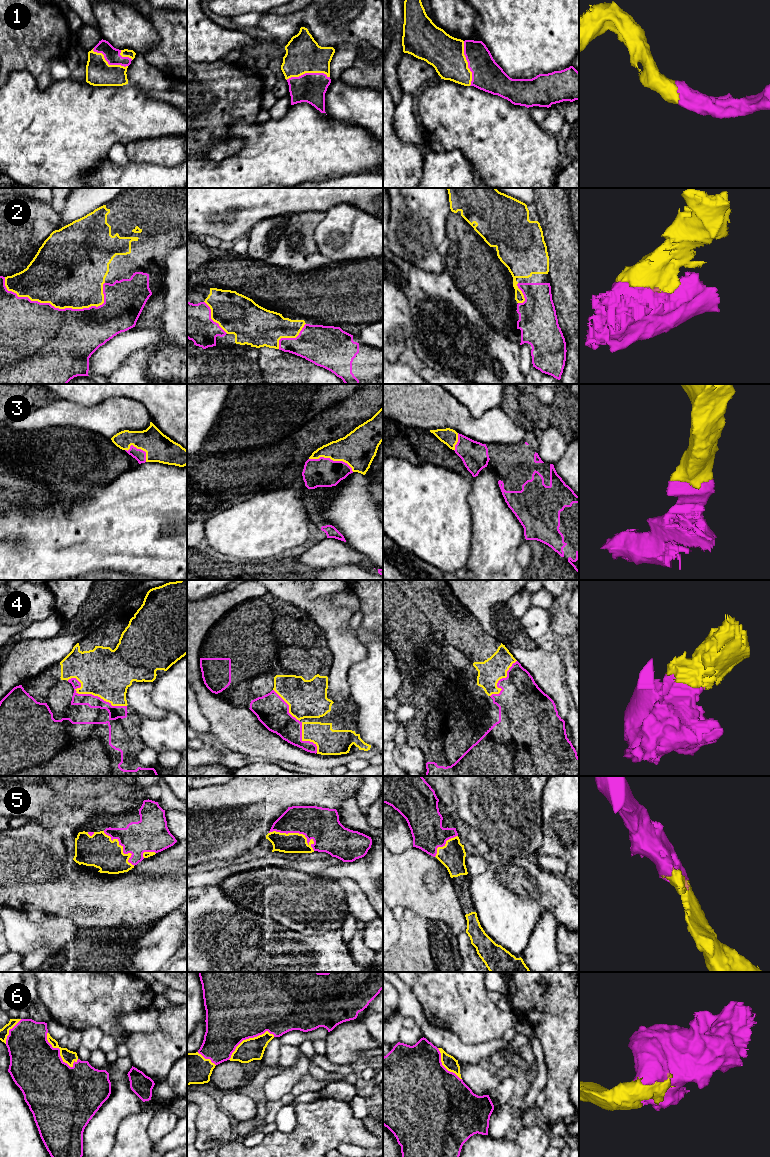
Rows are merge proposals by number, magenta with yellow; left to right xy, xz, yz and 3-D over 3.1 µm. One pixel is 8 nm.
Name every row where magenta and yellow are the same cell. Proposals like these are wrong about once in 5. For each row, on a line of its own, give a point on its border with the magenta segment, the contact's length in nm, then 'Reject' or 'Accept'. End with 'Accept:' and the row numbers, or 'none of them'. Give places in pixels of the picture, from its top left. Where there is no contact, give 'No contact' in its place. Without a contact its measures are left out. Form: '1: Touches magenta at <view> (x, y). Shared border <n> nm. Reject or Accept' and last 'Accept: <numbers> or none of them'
1: Touches magenta at yz (468, 63). Shared border 360 nm. Accept
2: Touches magenta at xy (49, 303). Shared border 850 nm. Accept
3: Touches magenta at xz (332, 460). Shared border 380 nm. Accept
4: Touches magenta at xy (90, 694). Shared border 500 nm. Accept
5: Touches magenta at xz (294, 832). Shared border 400 nm. Accept
6: Touches magenta at xy (59, 1049). Shared border 360 nm. Accept
Accept: 1, 2, 3, 4, 5, 6

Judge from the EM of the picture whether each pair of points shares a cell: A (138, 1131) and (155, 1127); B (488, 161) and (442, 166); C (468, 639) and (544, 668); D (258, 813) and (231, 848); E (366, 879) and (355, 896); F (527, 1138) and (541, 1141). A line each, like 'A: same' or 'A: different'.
A: different
B: different
C: different
D: same
E: different
F: same

